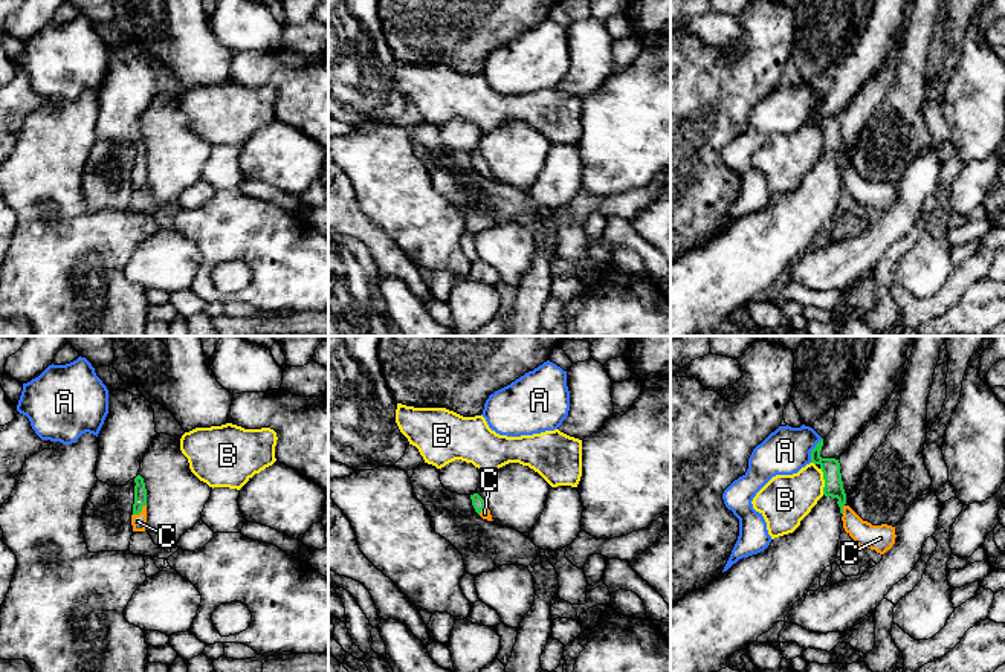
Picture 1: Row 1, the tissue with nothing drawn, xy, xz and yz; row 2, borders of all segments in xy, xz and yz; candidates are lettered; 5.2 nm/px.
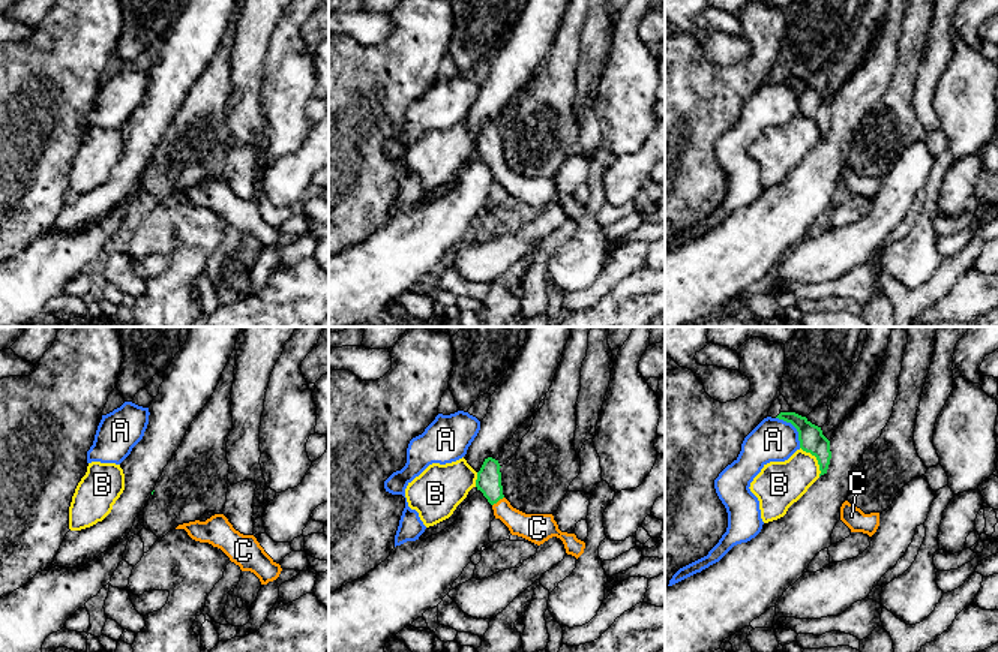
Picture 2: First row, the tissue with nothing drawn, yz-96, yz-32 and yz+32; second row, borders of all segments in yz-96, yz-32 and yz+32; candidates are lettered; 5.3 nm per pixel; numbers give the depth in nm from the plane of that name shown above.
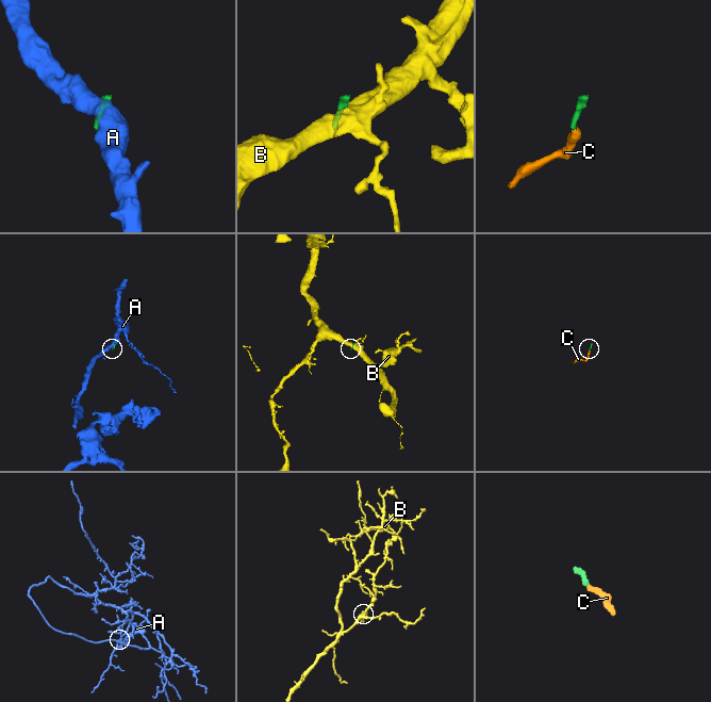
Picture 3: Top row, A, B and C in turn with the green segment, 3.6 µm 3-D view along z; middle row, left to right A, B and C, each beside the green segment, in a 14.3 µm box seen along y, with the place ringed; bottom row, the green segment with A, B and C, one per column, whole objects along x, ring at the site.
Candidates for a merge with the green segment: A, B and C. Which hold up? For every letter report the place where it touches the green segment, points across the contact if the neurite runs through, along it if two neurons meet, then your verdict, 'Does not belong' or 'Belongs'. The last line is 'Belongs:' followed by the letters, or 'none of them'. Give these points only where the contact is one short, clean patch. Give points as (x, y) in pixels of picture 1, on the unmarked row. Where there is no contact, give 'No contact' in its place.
A: Touches green at yz (811, 109). Boundary: yz (822, 96), (811, 109), (810, 119). Does not belong
B: Touches green at yz (825, 139). Boundary: yz (820, 126), (824, 151). Does not belong
C: Touches green at xy (139, 170). Path across: xy (139, 147), (139, 170), (138, 179). Belongs
Belongs: C

